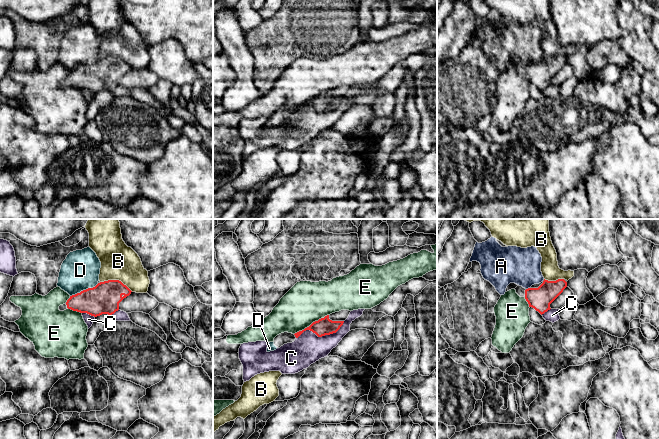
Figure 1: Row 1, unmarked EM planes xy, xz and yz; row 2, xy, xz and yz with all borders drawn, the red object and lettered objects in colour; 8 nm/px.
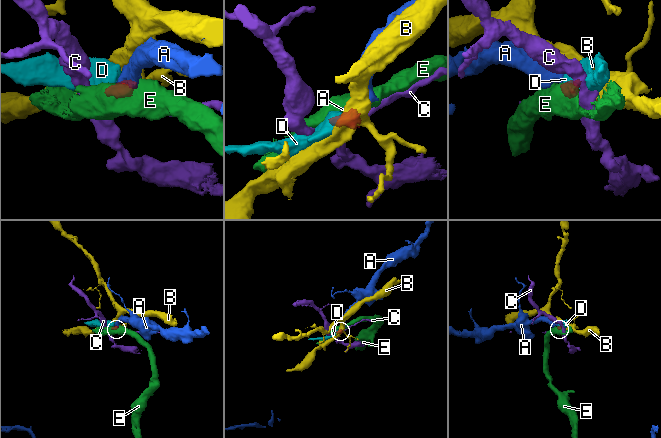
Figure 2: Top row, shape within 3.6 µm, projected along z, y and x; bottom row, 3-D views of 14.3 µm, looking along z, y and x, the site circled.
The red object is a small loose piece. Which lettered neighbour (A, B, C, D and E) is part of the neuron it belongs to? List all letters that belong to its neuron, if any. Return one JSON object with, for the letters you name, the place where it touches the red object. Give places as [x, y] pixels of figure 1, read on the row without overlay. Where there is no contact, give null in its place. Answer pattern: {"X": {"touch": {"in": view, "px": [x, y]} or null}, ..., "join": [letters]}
{"A": {"touch": {"in": "yz", "px": [528, 64]}}, "D": {"touch": {"in": "xy", "px": [84, 66]}}, "join": ["A", "D"]}

